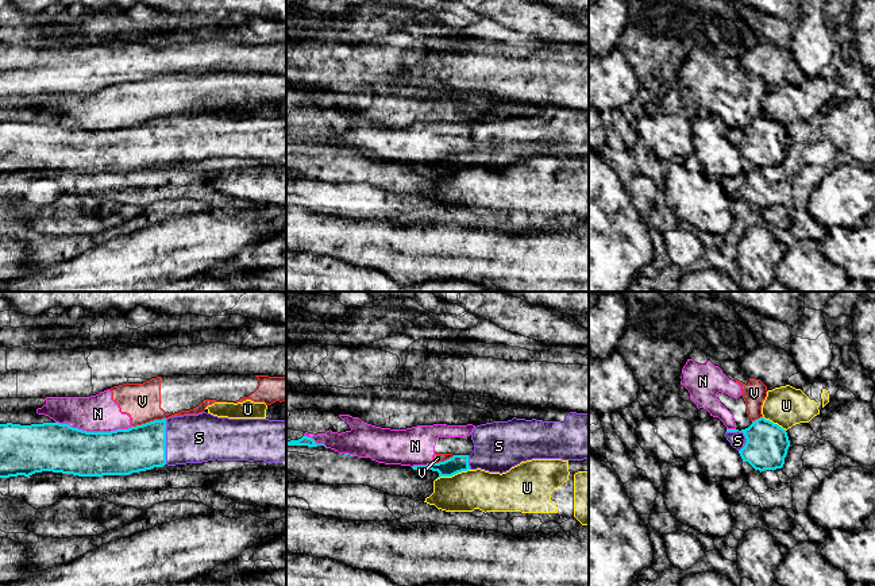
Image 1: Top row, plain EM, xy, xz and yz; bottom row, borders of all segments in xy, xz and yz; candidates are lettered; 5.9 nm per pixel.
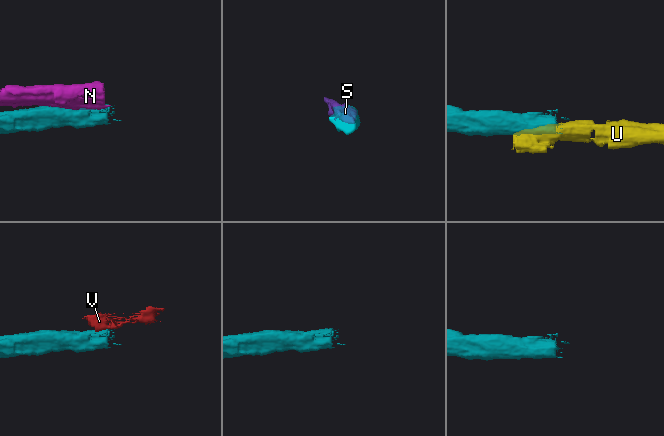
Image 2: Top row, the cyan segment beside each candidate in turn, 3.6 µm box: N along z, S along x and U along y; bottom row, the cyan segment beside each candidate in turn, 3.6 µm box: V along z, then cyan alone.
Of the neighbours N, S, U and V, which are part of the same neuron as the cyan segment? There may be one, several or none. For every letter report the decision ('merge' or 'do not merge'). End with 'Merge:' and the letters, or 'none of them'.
N: do not merge
S: merge
U: do not merge
V: do not merge
Merge: S

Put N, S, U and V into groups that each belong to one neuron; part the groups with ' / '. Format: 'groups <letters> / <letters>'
groups N V / S / U

